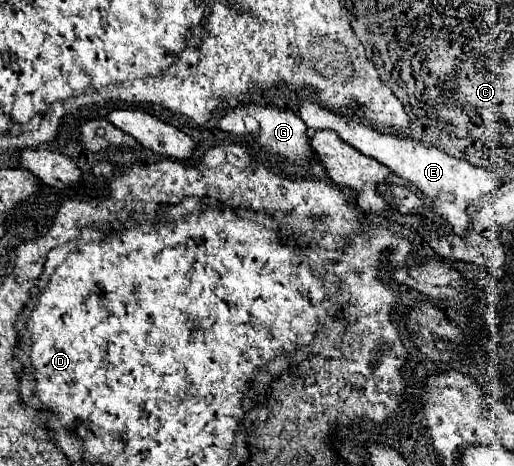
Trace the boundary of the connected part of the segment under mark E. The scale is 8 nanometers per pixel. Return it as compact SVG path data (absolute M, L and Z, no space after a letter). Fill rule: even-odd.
M301 100L299 102L299 114L301 114L301 120L307 124L307 128L337 132L339 138L345 140L347 144L351 144L355 150L359 150L361 154L381 162L391 172L399 174L403 180L407 180L417 190L421 190L431 200L429 202L431 208L439 216L443 216L451 224L453 232L459 234L459 236L465 236L465 232L471 230L469 214L465 212L469 208L469 204L473 200L479 200L479 198L487 196L491 192L491 188L497 188L497 180L495 180L497 172L495 170L473 166L467 160L449 156L443 150L439 150L435 146L427 146L417 138L405 138L405 136L399 136L399 134L379 132L371 126L365 126L361 120L357 122L353 116L335 114L335 112L323 108L323 106L319 106L317 102L311 102L311 100ZM491 176L493 176L493 184L489 188L487 178L491 178Z

